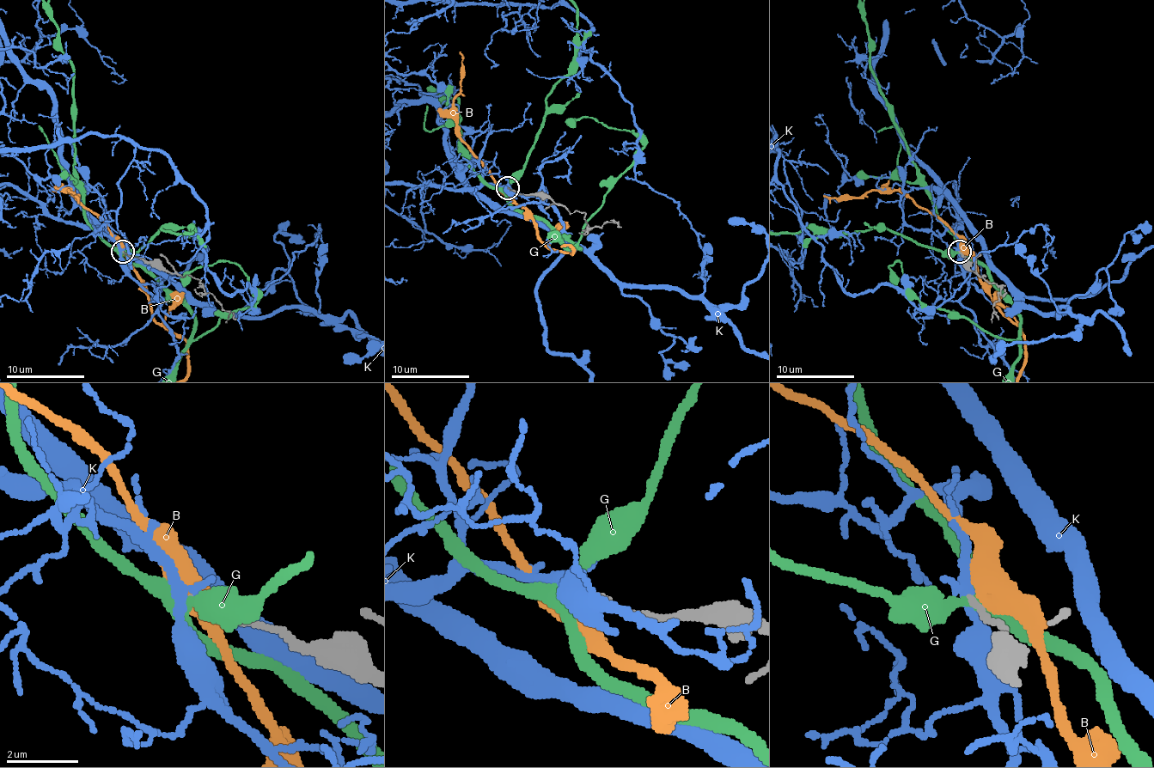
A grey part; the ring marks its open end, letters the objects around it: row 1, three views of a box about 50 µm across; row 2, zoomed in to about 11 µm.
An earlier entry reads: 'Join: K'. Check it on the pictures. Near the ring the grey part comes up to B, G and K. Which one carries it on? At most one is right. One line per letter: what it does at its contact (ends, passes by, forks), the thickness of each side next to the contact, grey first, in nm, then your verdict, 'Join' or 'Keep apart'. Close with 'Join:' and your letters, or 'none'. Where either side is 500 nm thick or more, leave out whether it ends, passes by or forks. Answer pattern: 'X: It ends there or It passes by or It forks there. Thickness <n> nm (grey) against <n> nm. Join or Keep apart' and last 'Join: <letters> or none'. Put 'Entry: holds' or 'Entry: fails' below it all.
B: Thickness 200 nm (grey) against 500 nm. Keep apart
G: It forks there. Thickness 160 nm (grey) against 340 nm. Keep apart
K: It passes by. Thickness 160 nm (grey) against 320 nm. Join
Join: K
Entry: holds

